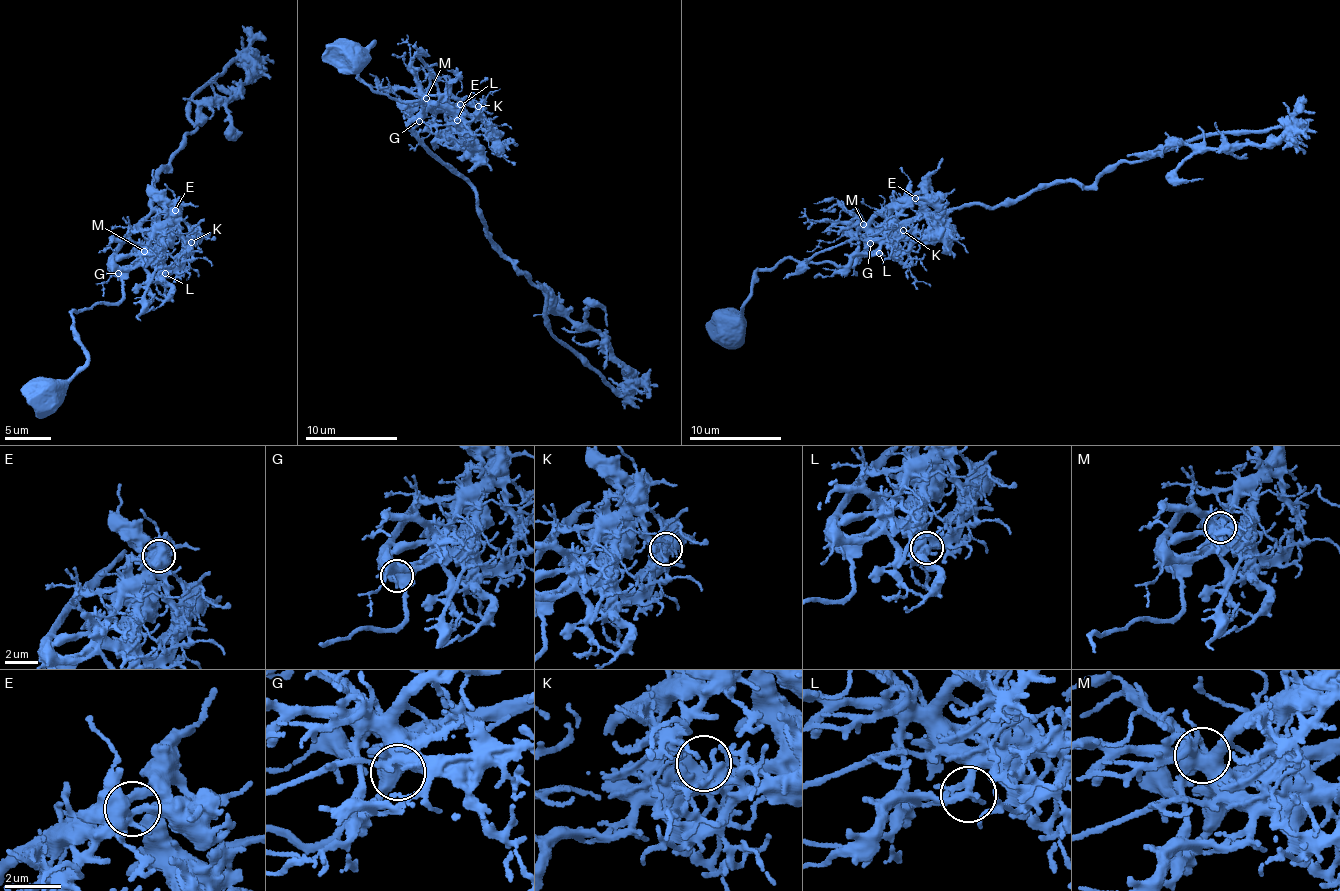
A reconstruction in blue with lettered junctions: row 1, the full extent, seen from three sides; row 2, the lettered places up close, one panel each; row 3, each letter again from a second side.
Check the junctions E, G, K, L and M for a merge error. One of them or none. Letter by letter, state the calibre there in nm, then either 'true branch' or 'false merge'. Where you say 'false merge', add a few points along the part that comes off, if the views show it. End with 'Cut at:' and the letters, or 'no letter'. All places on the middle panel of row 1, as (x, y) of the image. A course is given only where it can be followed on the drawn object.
E: calibre 260 nm; true branch
G: calibre 550 nm; true branch
K: calibre 130 nm; true branch
L: calibre 260 nm; true branch
M: calibre 500 nm; true branch
Cut at: no letter

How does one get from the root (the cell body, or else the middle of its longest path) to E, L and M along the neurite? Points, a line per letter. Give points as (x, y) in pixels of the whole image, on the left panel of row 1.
E: (49, 388), (87, 358), (69, 327), (72, 313), (119, 303), (126, 271), (175, 210)
L: (49, 388), (87, 358), (69, 327), (72, 313), (119, 303), (123, 278), (143, 261), (165, 273)
M: (49, 388), (87, 358), (69, 327), (72, 313), (119, 303), (126, 269), (144, 251)

